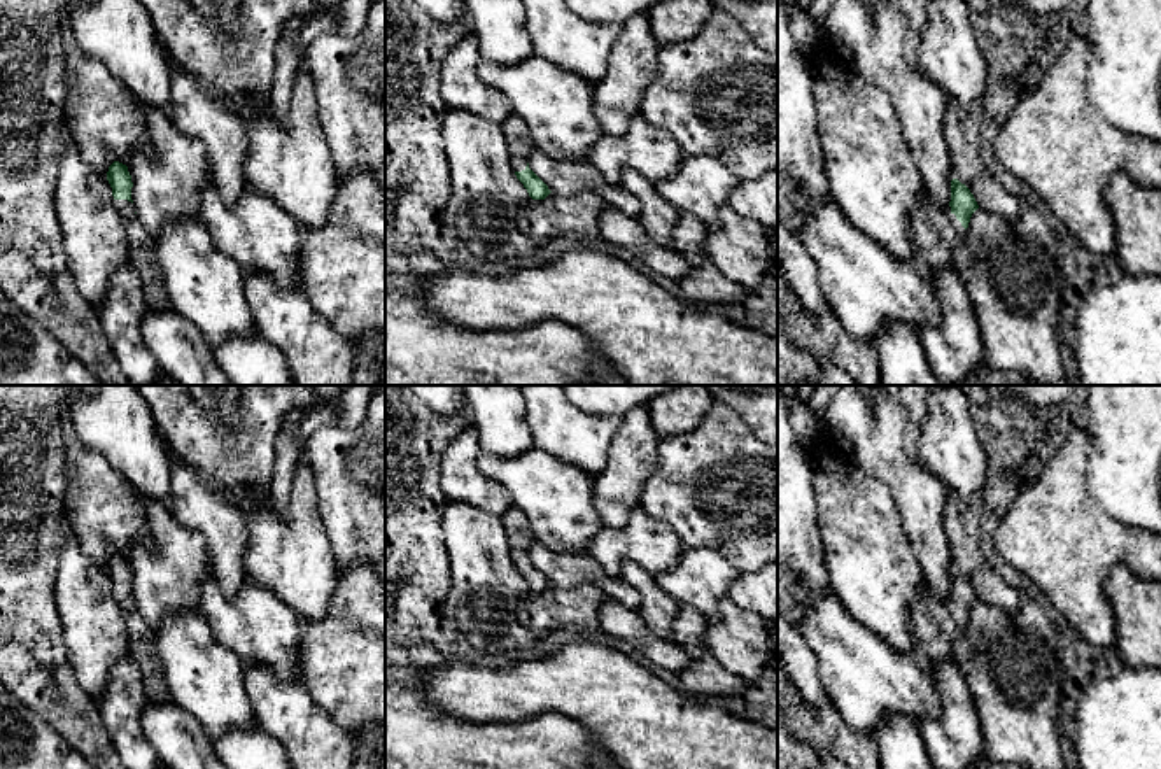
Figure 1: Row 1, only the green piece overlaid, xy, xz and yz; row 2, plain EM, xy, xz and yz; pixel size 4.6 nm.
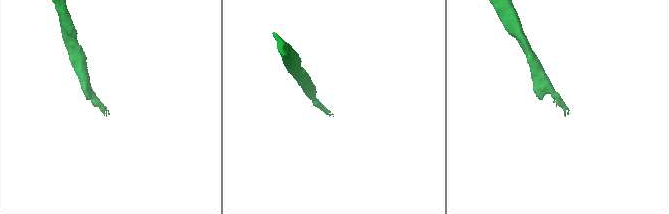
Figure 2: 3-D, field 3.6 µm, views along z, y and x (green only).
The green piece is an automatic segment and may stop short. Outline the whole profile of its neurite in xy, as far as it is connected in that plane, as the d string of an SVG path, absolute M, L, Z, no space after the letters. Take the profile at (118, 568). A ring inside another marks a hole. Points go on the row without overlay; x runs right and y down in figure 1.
M114 554L109 559L107 573L112 580L116 601L123 610L128 625L130 659L140 667L149 701L172 701L163 676L161 660L154 650L154 631L135 606L131 592L133 575L128 559Z

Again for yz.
M958 571L951 573L947 601L937 599L923 582L911 604L916 643L911 657L926 674L932 674L939 662L953 662L953 643L961 636L977 601L974 587Z

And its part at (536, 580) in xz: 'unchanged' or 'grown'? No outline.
grown

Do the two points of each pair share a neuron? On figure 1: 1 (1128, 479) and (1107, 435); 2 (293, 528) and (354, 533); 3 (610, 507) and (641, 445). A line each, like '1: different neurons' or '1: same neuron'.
1: same neuron
2: different neurons
3: same neuron

